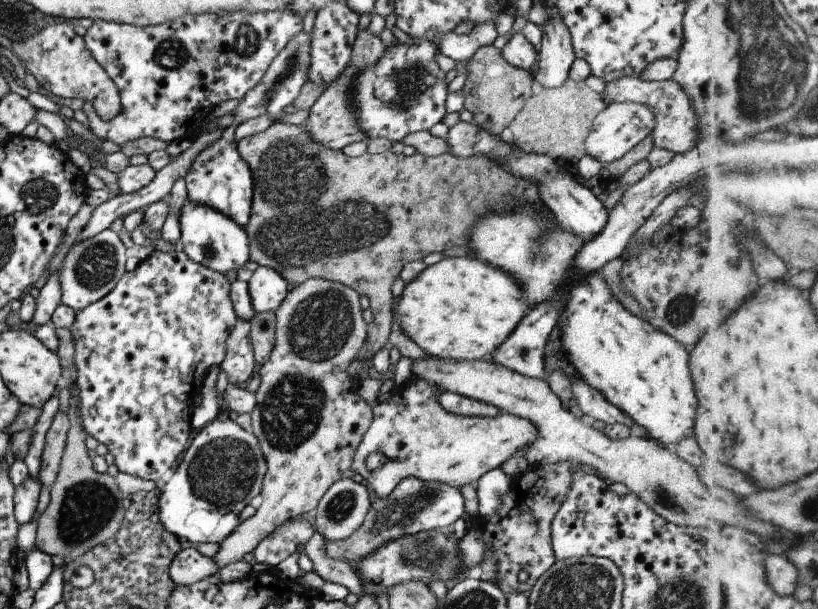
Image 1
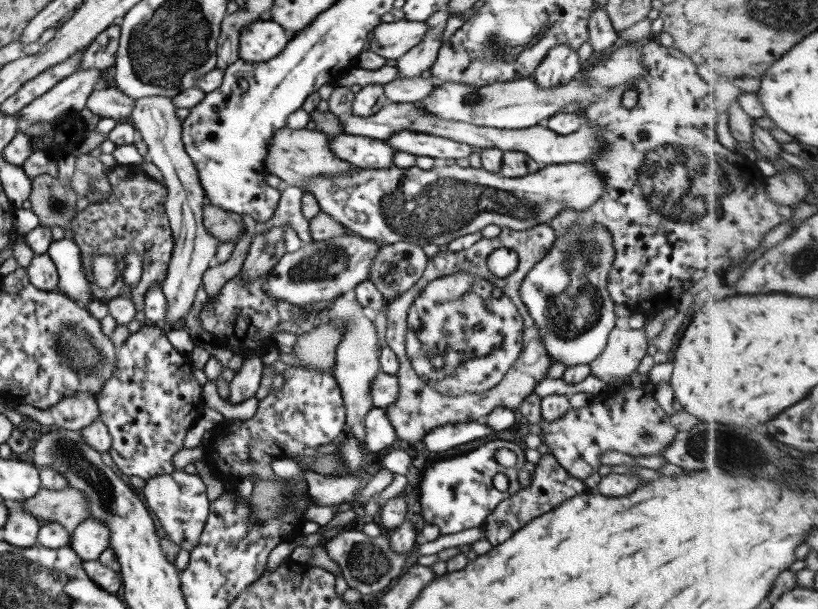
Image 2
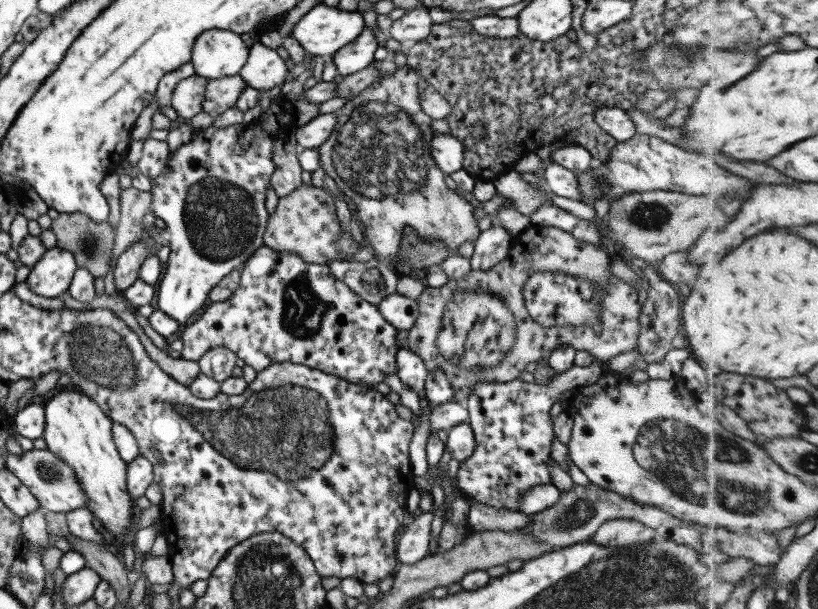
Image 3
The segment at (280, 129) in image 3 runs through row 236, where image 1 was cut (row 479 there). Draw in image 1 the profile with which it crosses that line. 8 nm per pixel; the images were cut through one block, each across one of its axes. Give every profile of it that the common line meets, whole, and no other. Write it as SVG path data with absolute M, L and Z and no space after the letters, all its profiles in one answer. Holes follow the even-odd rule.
M215 418L193 436L191 444L181 456L175 472L164 482L158 498L158 519L171 534L185 538L186 542L197 546L205 542L219 544L235 530L237 516L253 496L260 494L266 462L255 435L239 427L235 421Z

